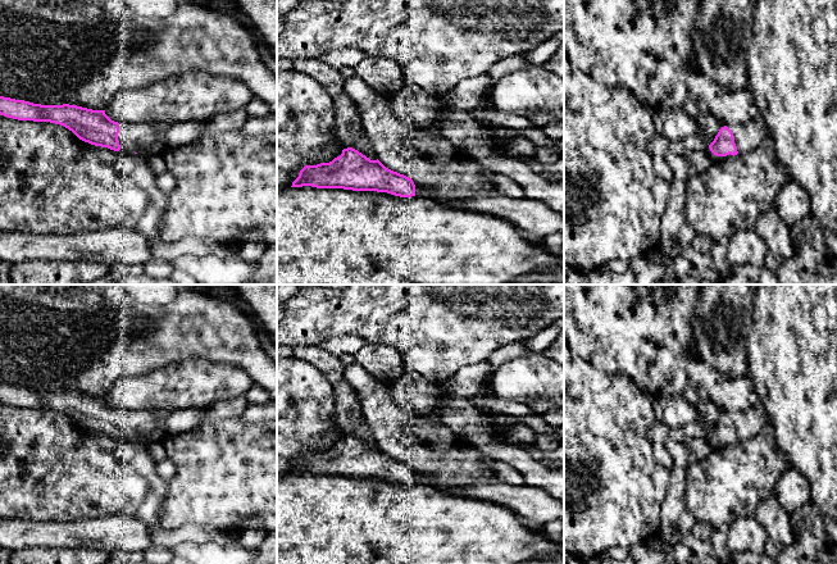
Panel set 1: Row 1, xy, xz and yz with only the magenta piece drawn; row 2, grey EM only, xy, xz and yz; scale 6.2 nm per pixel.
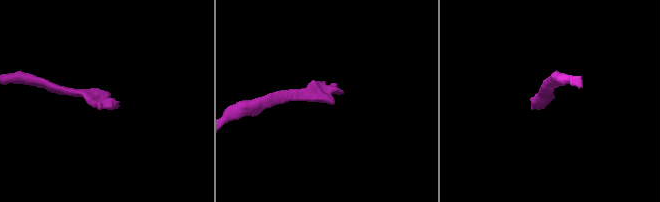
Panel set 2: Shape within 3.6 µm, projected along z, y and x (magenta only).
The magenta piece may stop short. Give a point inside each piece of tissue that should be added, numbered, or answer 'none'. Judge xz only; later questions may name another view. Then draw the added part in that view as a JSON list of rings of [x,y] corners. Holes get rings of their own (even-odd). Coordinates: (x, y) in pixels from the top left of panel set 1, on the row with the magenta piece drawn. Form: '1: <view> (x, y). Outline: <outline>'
1: xz (422, 192). Outline: [[[415,187],[415,196],[429,197],[429,199],[437,200],[433,192],[419,188],[419,187]]]

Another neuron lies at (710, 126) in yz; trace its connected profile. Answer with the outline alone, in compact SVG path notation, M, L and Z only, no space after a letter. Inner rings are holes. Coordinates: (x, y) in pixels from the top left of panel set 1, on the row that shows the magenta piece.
M713 114L701 115L699 118L699 126L701 127L706 140L714 140L722 128L722 123Z

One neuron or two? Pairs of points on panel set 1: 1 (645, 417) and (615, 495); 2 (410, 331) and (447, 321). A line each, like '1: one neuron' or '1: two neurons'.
1: one neuron
2: one neuron

